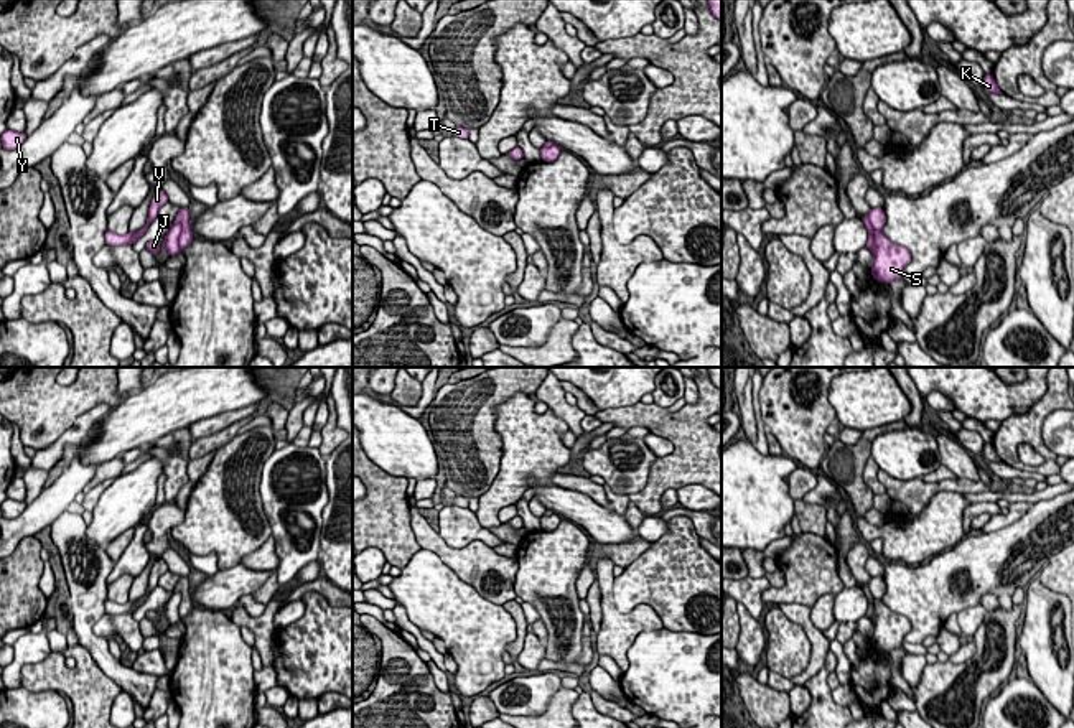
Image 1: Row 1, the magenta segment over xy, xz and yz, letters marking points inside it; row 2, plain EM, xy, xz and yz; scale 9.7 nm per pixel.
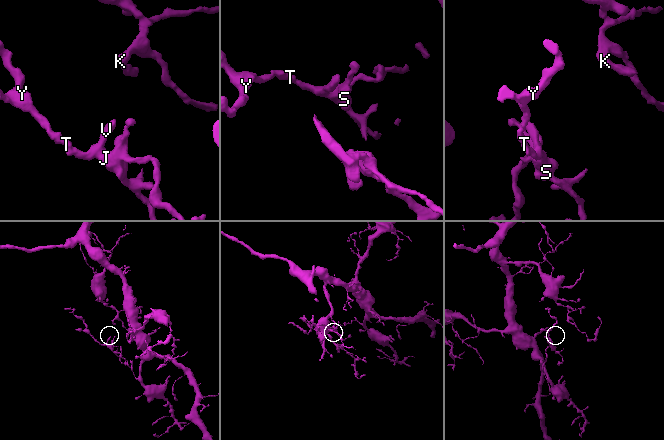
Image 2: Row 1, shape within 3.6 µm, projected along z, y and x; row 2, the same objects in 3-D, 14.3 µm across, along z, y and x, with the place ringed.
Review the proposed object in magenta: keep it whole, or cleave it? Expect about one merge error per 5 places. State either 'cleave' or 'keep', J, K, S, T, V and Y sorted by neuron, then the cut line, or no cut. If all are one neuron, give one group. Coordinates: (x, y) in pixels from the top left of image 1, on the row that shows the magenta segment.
cleave; J S T V Y / K; cut in xy along (178, 221), (178, 246), (182, 249)

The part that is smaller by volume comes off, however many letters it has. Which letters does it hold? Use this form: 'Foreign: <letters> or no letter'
Foreign: J, S, T, V, Y

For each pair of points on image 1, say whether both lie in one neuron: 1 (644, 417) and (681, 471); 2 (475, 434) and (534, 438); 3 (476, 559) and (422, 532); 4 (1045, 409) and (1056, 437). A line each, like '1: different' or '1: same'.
1: same
2: different
3: same
4: different

